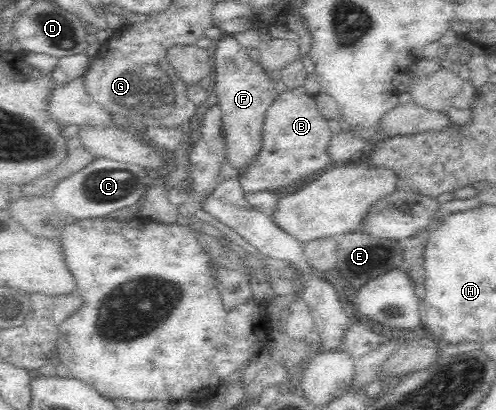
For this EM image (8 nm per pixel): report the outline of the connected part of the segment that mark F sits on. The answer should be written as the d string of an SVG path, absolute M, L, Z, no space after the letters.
M226 35L216 45L213 55L214 70L216 71L214 91L217 93L217 106L221 111L222 139L226 161L235 169L239 179L246 176L261 159L265 149L265 119L269 107L279 97L275 90L276 83L271 81L267 70L256 64L249 56L249 50L233 38Z

